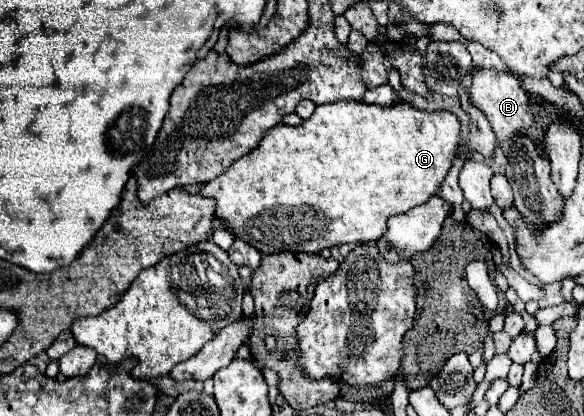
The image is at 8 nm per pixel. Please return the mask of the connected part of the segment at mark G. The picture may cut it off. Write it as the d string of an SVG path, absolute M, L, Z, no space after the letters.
M341 100L317 106L311 118L299 126L279 124L271 128L253 152L235 160L221 176L201 184L199 196L217 200L215 228L223 226L261 254L283 250L319 254L323 248L341 244L377 242L387 232L387 218L437 194L457 156L459 142L459 120L449 112L423 112L407 102L383 108Z

